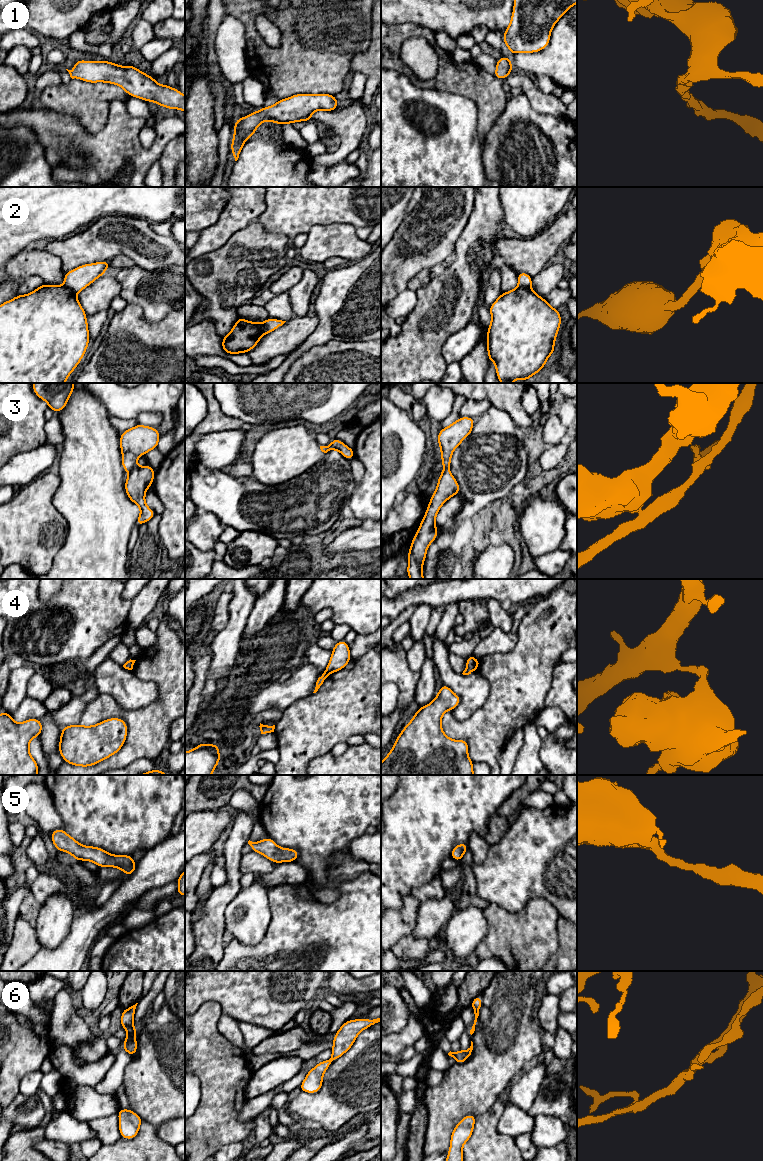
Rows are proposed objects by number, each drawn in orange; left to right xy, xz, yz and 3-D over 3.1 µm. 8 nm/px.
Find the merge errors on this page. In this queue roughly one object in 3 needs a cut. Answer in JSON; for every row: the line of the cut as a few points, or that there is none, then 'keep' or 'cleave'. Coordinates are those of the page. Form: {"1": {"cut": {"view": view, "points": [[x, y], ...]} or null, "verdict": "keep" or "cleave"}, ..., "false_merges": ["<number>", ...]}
{"1": {"cut": null, "verdict": "keep"}, "2": {"cut": {"view": "xy", "points": [[64, 285], [75, 294]]}, "verdict": "cleave"}, "3": {"cut": {"view": "xy", "points": [[136, 466], [129, 471]]}, "verdict": "cleave"}, "4": {"cut": {"view": "xz", "points": [[325, 671], [328, 674]]}, "verdict": "cleave"}, "5": {"cut": null, "verdict": "keep"}, "6": {"cut": {"view": "xz", "points": [[330, 1059], [332, 1061]]}, "verdict": "cleave"}, "false_merges": ["2", "3", "4", "6"]}

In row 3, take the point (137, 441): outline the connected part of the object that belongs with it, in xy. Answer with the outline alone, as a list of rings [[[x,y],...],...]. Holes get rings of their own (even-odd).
[[[137,424],[120,435],[120,449],[122,452],[122,467],[131,471],[136,467],[139,456],[156,449],[160,434],[156,428]]]

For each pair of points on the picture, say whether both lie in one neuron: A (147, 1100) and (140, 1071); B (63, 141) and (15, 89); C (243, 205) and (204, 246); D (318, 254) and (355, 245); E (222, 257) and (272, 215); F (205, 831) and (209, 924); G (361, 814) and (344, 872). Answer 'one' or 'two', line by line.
A: one
B: two
C: one
D: one
E: two
F: two
G: two

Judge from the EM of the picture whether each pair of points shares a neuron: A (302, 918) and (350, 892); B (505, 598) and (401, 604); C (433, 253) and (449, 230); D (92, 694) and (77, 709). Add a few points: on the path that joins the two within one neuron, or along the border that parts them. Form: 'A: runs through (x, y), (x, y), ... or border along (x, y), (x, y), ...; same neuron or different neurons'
A: runs through (315, 918), (327, 918), (340, 905); same neuron
B: runs through (479, 590), (447, 590), (434, 595), (427, 595); same neuron
C: runs through (435, 247), (443, 236); same neuron
D: runs through (88, 697), (80, 705); same neuron

